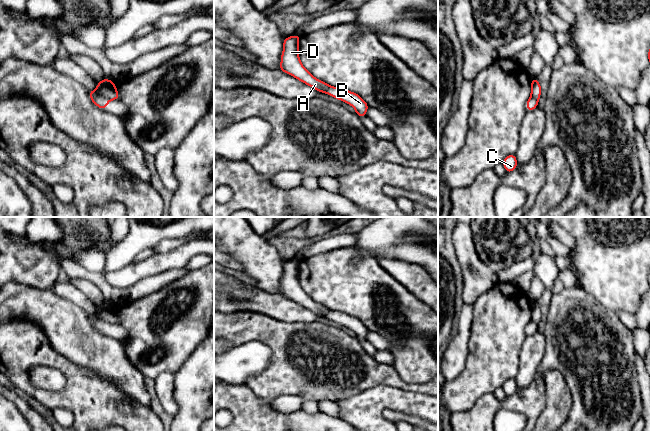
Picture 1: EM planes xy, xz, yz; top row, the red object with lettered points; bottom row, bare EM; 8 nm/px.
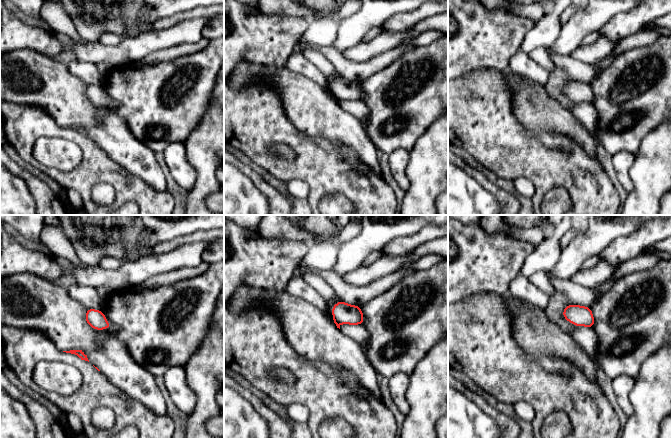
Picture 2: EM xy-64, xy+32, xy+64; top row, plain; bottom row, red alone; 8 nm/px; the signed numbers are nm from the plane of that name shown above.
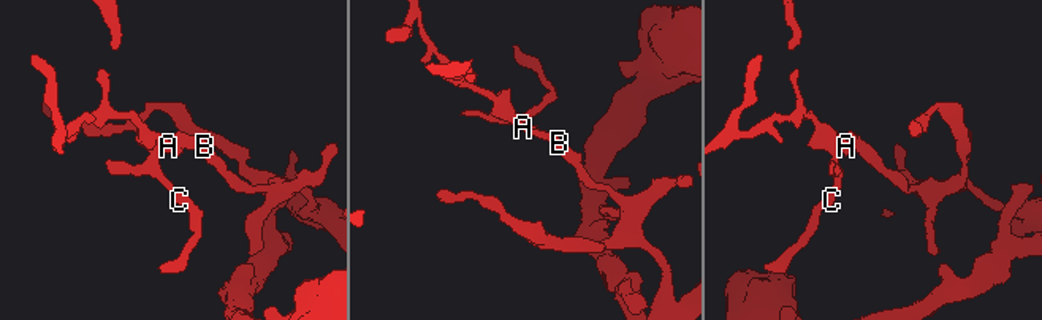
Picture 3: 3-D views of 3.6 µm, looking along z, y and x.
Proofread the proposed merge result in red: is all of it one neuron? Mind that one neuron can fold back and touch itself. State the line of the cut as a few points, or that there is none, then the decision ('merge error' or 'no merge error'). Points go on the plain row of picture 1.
xy (96, 313), (108, 324) | merge error

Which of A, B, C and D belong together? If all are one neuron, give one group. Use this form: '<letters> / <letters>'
A C D / B

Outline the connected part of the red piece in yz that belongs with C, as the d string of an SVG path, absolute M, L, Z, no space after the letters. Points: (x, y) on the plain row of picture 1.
M511 378L505 381L502 387L504 389L505 395L509 397L514 395L518 389L515 378Z

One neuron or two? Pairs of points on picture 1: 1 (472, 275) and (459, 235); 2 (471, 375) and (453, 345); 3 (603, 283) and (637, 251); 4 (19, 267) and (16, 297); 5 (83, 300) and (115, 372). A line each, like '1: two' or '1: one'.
1: one
2: two
3: one
4: two
5: two

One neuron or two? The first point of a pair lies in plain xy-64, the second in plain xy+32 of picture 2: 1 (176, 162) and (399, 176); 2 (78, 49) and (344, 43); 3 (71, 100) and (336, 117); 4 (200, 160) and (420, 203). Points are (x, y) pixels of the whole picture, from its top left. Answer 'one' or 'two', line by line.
1: one
2: two
3: one
4: one

